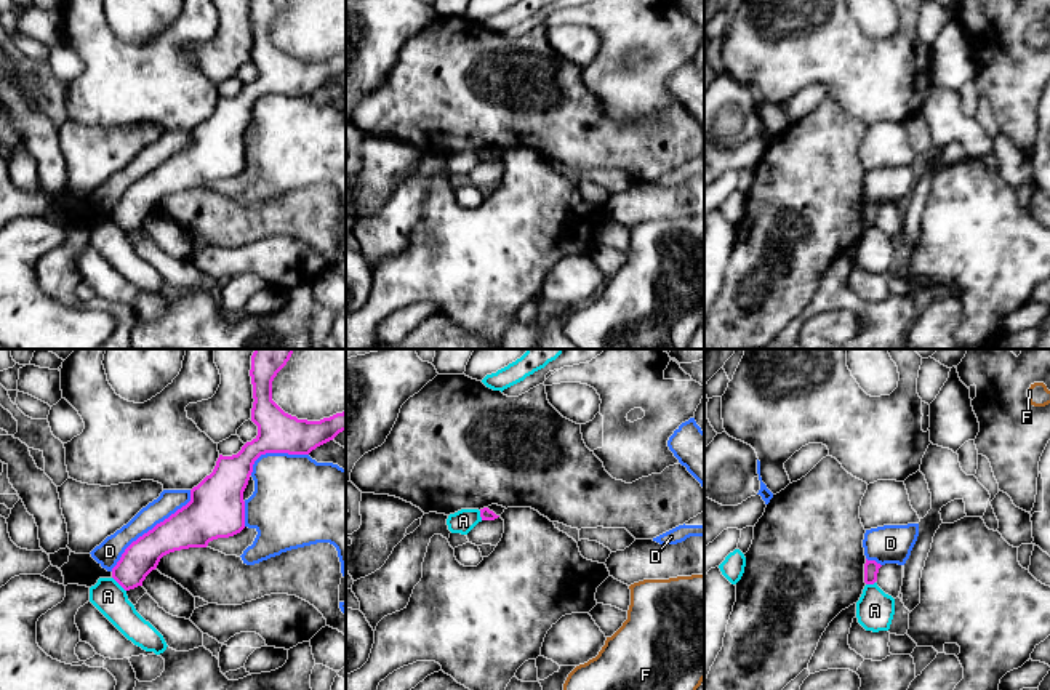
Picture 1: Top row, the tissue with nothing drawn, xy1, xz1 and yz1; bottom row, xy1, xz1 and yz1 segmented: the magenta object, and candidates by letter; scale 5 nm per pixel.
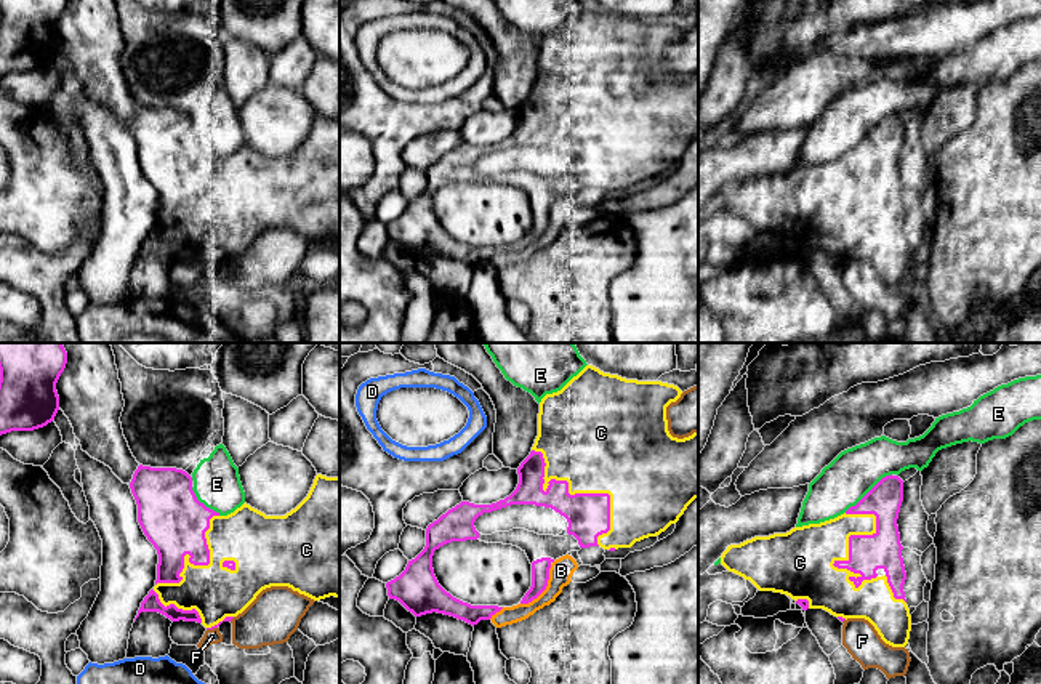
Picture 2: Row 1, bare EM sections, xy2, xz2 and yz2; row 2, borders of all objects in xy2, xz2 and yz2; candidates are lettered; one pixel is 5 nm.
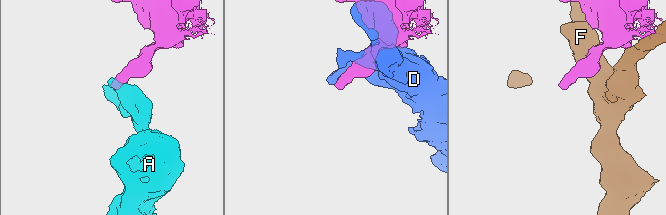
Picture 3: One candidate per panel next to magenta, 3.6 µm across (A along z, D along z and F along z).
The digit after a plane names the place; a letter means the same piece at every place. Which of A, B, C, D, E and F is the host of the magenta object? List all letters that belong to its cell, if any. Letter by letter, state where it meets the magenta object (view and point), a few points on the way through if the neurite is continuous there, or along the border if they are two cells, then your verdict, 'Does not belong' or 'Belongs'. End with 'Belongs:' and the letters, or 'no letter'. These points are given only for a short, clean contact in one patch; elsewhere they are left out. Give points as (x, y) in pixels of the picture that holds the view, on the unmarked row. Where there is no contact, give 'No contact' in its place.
A: Touches magenta at xy1 (119, 224). Boundary: xy1 (112, 218), (125, 232). Does not belong
B: Touches magenta at xz2 (546, 226). Does not belong
C: Touches magenta at yz2 (849, 193). Belongs
D: Touches magenta at xy1 (152, 170). Does not belong
E: Touches magenta at yz2 (868, 133). Does not belong
F: Touches magenta at xy2 (212, 269). Does not belong
Belongs: C

